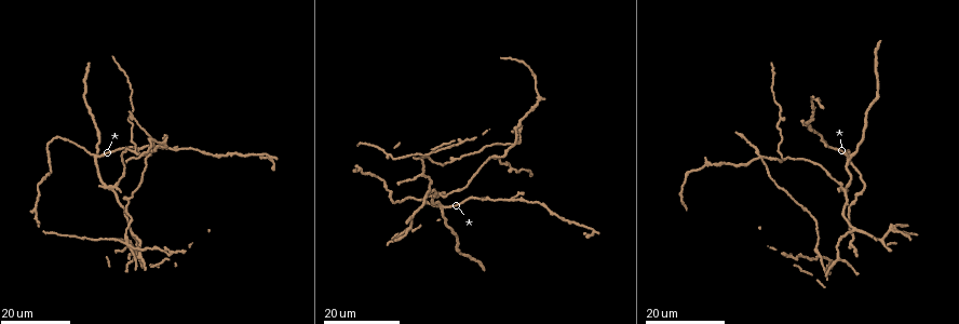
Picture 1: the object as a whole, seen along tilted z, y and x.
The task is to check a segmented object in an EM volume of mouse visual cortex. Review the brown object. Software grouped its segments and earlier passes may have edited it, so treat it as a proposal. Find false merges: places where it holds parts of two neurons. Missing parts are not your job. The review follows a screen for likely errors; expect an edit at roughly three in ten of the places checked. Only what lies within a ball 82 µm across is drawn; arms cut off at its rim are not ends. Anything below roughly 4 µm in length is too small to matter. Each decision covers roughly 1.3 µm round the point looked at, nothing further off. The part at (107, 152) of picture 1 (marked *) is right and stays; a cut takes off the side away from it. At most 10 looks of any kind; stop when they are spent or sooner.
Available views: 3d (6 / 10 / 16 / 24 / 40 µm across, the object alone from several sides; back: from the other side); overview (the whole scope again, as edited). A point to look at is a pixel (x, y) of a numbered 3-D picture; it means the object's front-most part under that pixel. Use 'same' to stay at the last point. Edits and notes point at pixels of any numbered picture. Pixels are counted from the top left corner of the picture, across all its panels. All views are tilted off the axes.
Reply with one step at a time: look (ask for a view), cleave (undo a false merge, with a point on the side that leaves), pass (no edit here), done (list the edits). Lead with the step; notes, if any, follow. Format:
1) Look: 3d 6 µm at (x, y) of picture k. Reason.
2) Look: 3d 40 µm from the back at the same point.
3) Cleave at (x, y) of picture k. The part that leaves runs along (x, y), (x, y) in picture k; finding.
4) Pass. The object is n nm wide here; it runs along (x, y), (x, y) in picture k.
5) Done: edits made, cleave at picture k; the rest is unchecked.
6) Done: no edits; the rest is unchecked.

Look: 3d 16 µm at (880, 240) of picture 1. A fork.

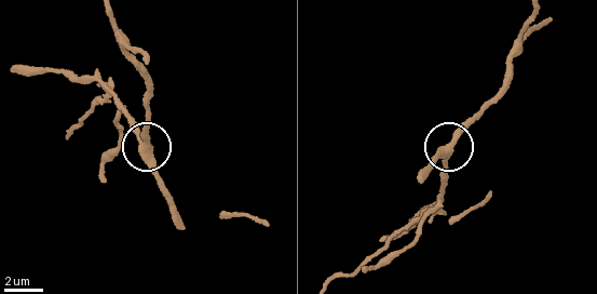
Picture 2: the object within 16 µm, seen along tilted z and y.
Look: 3d 10 µm at (144, 146) of picture 2. Zoom in.

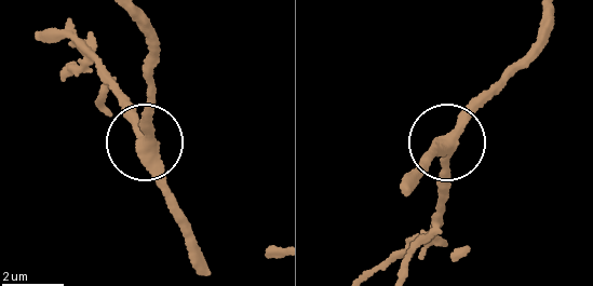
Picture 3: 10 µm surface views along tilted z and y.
Look: 3d 10 µm from the back at (149, 143) of picture 3.

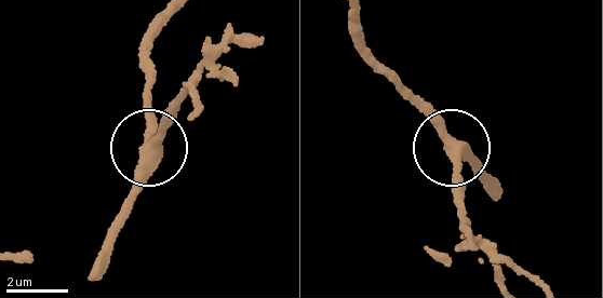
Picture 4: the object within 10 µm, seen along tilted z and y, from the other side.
Pass. The object is 340 nm wide here; all the same neuron.

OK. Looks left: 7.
Look: 3d 24 µm at (763, 157) of picture 1. Four arms meet.

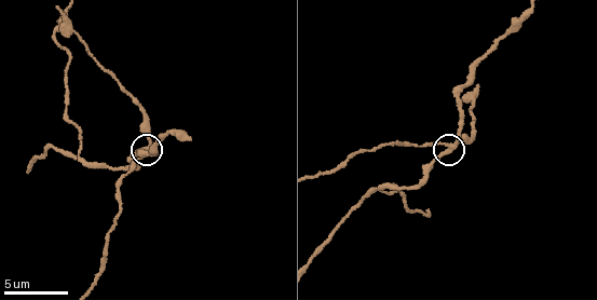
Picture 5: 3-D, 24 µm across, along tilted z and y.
Look: 3d 6 µm at (448, 143) of picture 5. Zoom in.

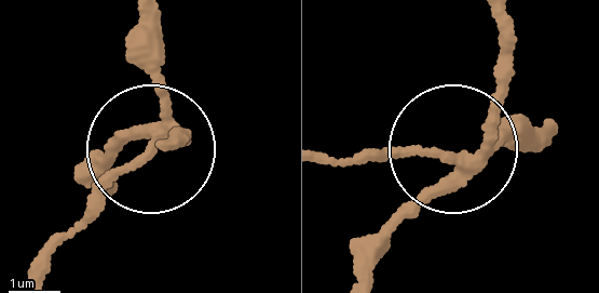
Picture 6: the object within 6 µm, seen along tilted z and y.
Cleave at (107, 178) of picture 6. The object is 210 nm wide here; the part that leaves runs along (166, 124), (92, 200), (50, 275) in picture 6; a second neuron is stuck on.

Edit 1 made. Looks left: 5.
Look: overview.

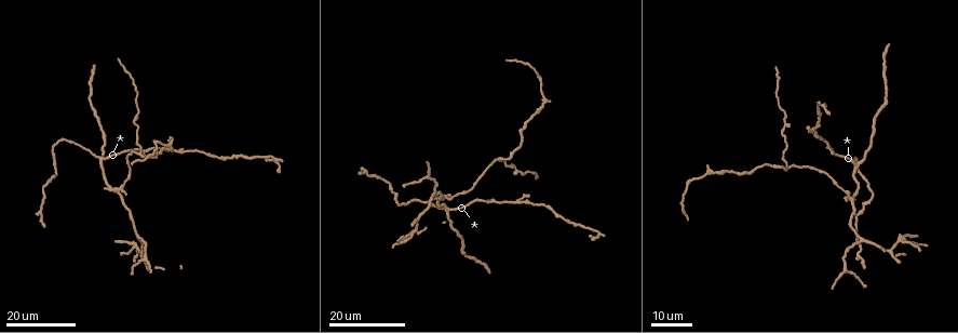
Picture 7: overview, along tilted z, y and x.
Look: 3d 16 µm at (140, 155) of picture 7. Two arms in line, one across.

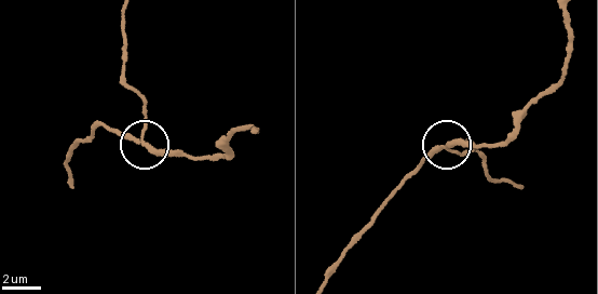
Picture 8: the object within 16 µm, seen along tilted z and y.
Look: 3d 10 µm at (141, 141) of picture 8.

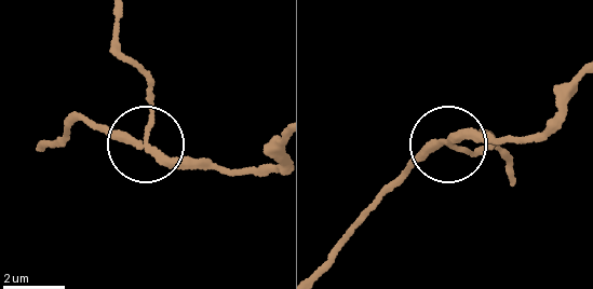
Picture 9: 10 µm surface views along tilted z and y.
Cleave at (148, 84) of picture 9. The side arm is 36 µm long; the part that leaves runs along (146, 133), (145, 79), (118, 45), (115, 11) in picture 9; two neurons meet here.

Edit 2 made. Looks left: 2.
Look: 3d 24 µm at (102, 157) of picture 7. A fork.

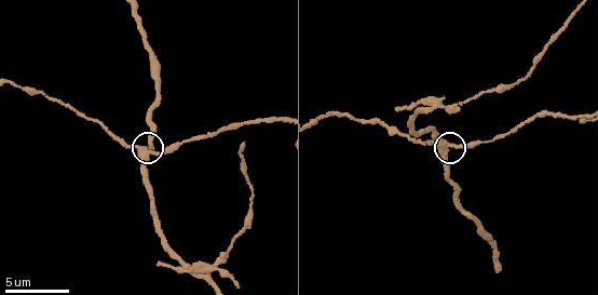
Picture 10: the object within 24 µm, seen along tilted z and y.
Look: 3d 10 µm at (143, 148) of picture 10. Zoom in.

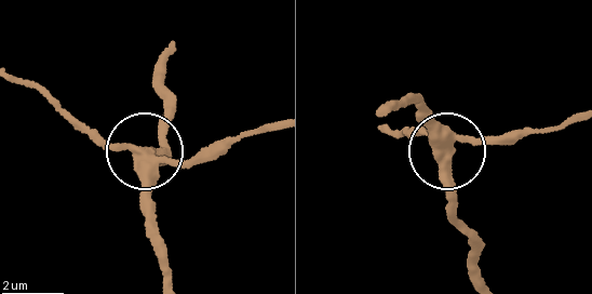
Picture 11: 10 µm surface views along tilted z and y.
Pass. 3 arms meet here; it runs along (555, 127), (445, 146), (456, 217) in picture 11; all the same neuron.

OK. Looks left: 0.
Done: edits made, cleave at picture 6, cleave at picture 9; the rest is unchecked.

